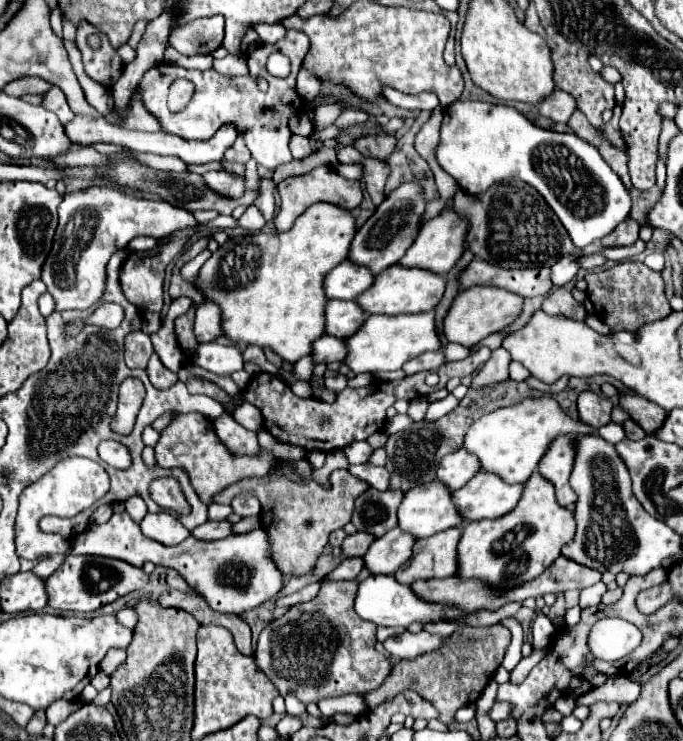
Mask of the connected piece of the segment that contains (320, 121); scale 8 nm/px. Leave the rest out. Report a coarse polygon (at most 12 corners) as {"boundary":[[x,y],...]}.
{"boundary":[[338,105],[315,108],[315,129],[334,124],[342,109]]}

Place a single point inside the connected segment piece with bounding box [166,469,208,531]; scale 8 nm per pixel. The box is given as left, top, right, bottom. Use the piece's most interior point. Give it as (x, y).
(199, 515)

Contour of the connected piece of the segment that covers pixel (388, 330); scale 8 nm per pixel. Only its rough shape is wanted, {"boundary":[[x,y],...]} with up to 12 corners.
{"boundary":[[436,313],[370,315],[350,337],[354,373],[398,371],[442,347]]}

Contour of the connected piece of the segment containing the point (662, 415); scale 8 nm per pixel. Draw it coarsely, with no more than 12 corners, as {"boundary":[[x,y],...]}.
{"boundary":[[620,397],[620,407],[646,431],[666,421],[666,411],[642,397]]}

